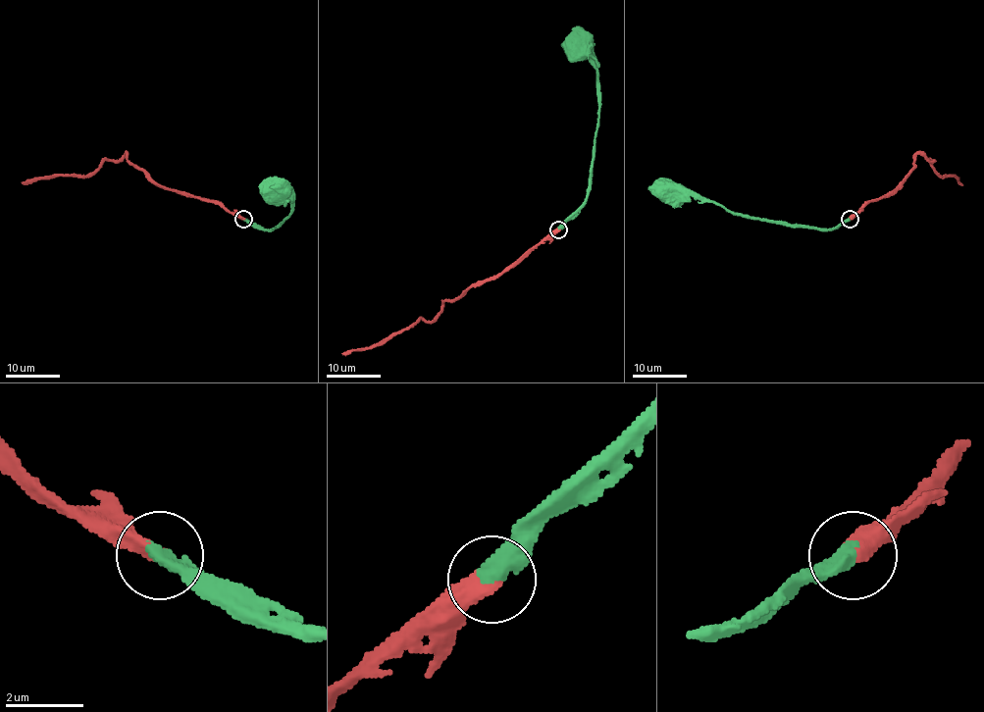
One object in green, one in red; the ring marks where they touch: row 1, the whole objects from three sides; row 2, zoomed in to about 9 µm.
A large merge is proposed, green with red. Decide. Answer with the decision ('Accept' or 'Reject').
Accept

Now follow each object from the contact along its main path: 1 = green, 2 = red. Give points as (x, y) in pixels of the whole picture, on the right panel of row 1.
1: (850, 219), (823, 229), (732, 214), (718, 204), (702, 202), (684, 189), (674, 191)
2: (850, 219), (864, 204), (898, 185), (918, 154), (932, 160), (940, 176), (955, 176), (962, 184)

